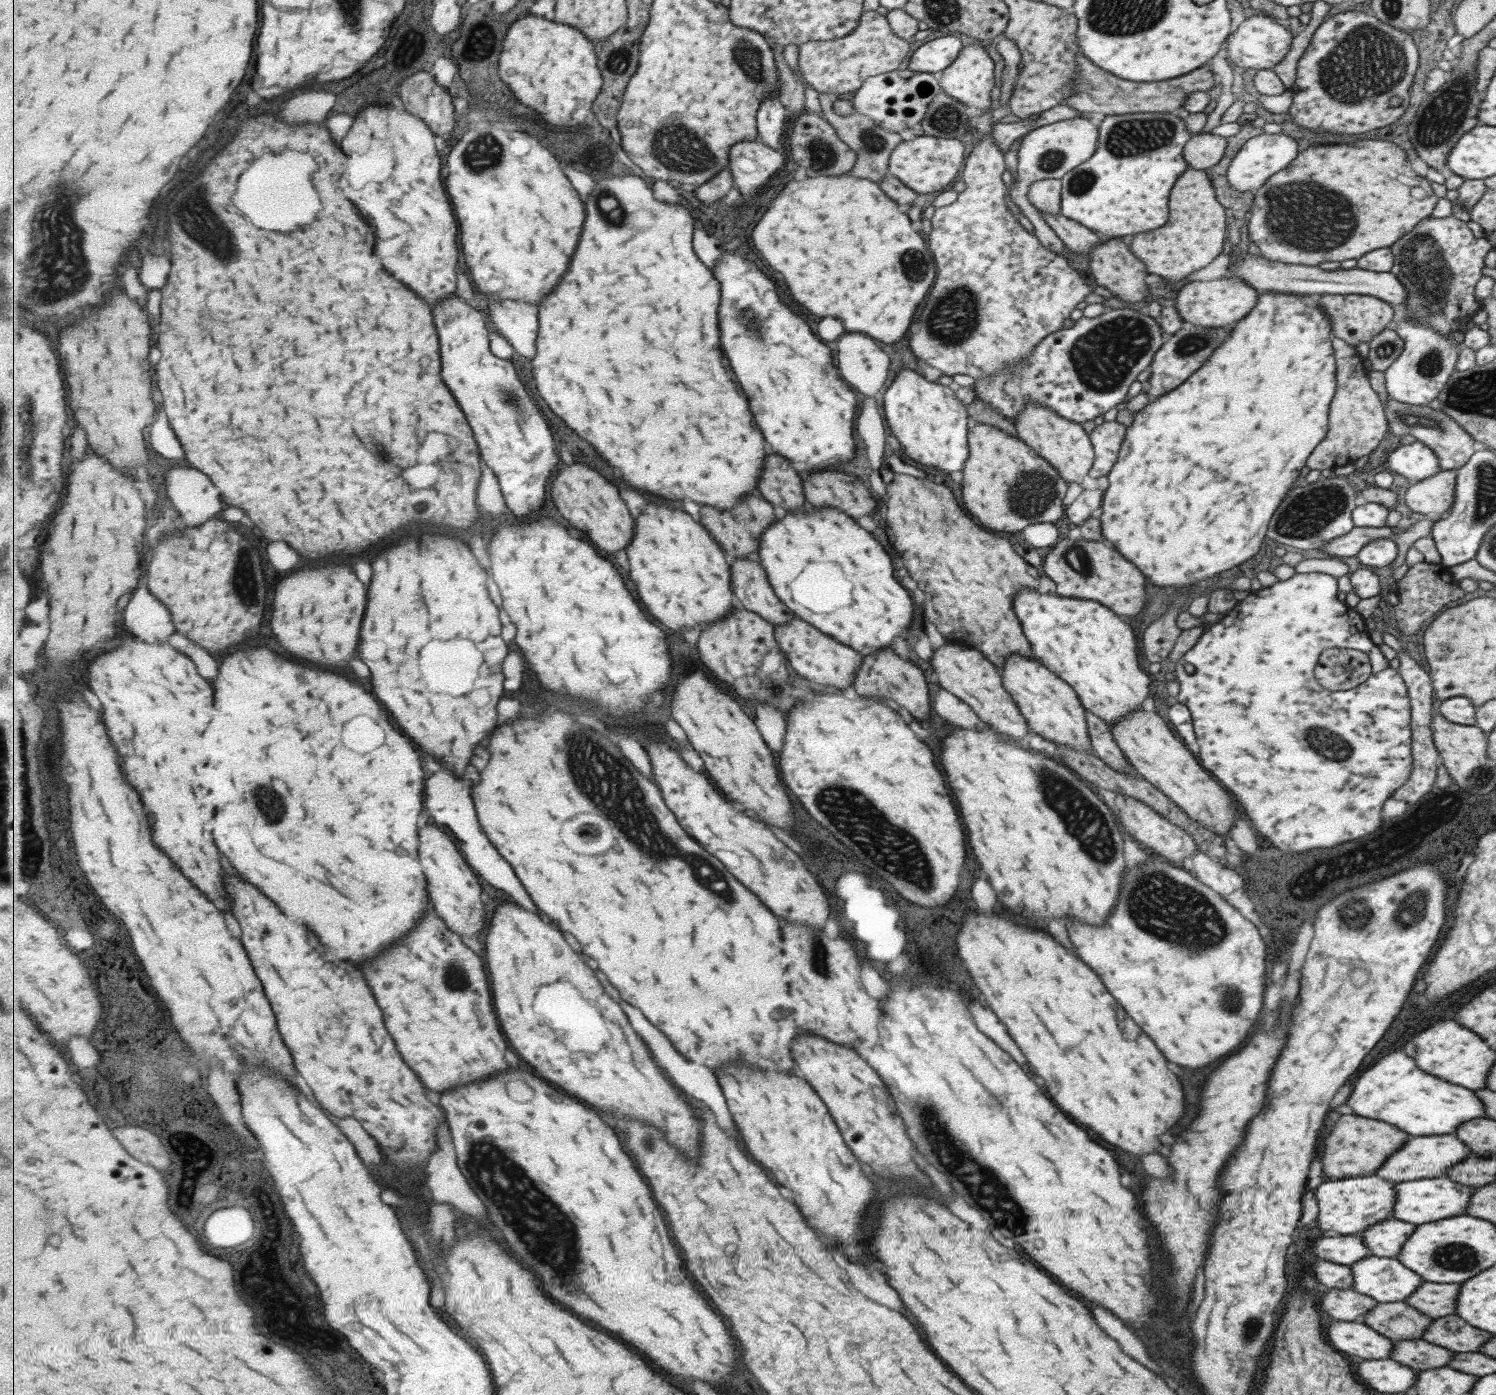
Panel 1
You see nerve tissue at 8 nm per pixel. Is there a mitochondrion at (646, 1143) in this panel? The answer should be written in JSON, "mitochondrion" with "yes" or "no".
{"mitochondrion":"yes"}

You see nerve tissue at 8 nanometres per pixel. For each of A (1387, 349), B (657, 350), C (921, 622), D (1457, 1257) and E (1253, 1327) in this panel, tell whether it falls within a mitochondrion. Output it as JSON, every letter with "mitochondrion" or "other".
{"A":"mitochondrion","B":"other","C":"other","D":"mitochondrion","E":"mitochondrion"}

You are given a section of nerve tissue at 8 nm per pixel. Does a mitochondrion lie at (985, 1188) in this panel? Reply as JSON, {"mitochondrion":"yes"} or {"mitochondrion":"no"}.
{"mitochondrion":"yes"}

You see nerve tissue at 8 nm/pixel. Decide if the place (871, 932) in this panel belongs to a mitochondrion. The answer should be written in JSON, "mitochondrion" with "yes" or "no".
{"mitochondrion":"no"}

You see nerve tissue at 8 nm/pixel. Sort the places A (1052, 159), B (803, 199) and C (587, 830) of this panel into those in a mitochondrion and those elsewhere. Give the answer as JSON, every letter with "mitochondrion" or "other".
{"A":"mitochondrion","B":"other","C":"mitochondrion"}

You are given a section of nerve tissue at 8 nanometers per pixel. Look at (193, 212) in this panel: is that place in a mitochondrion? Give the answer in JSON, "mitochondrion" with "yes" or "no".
{"mitochondrion":"yes"}

